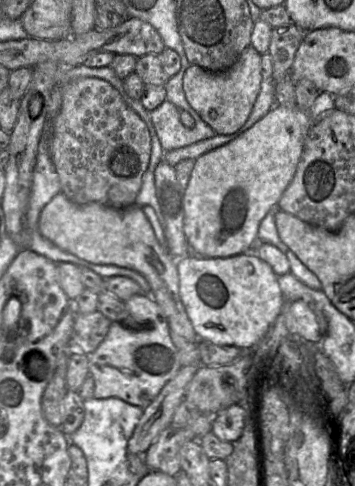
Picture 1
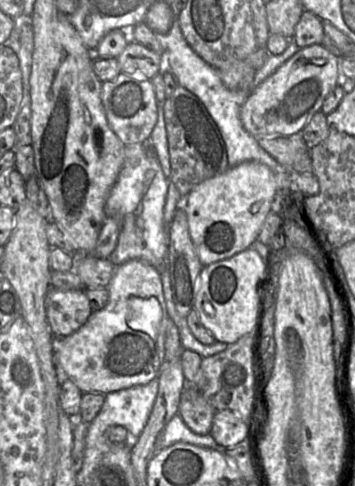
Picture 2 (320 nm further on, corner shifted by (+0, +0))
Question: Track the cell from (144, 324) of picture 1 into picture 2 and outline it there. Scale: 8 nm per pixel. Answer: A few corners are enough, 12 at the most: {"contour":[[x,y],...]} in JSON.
{"contour":[[116,267],[106,306],[55,339],[83,394],[145,385],[165,361],[161,274]]}

